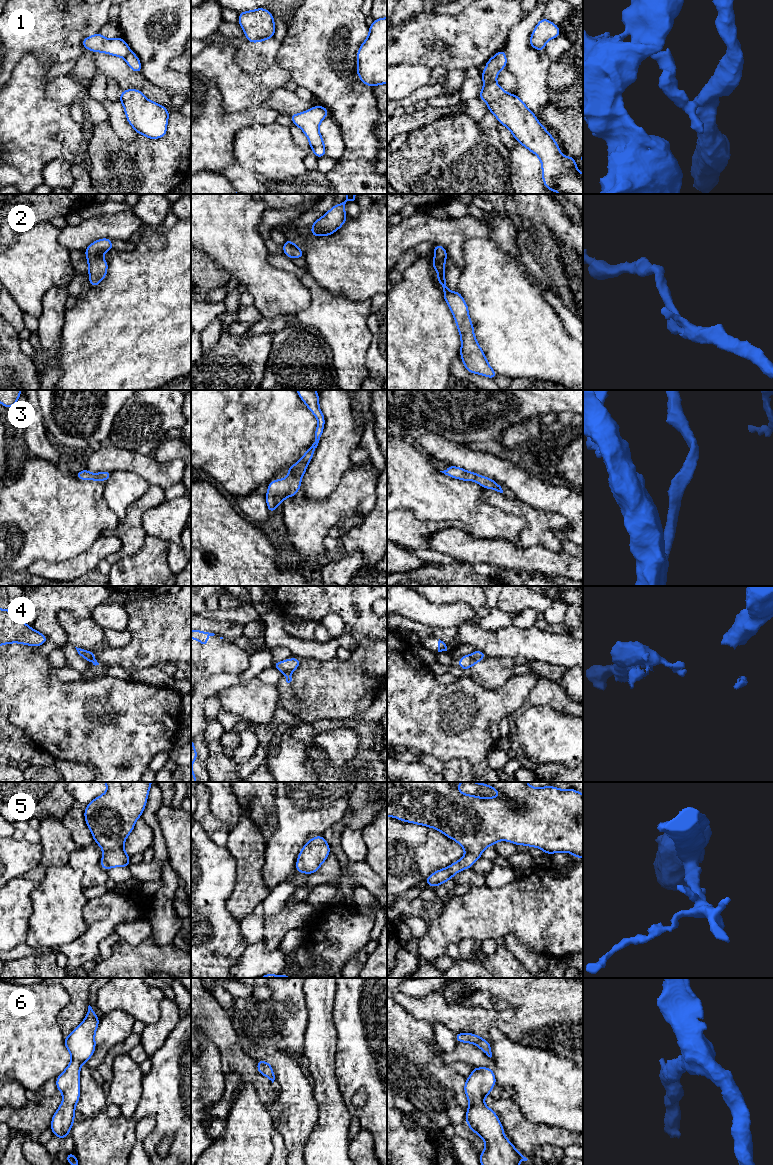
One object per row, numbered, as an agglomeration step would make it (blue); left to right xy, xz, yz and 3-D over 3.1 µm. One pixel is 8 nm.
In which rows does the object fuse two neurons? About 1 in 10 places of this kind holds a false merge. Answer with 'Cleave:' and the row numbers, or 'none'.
Cleave: 1, 4

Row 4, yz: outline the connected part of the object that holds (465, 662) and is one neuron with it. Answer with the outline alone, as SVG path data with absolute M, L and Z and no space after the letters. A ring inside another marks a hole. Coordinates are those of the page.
M464 655L464 656L462 656L460 658L460 660L458 661L457 665L459 667L461 667L462 669L468 671L468 669L472 665L472 657L471 657L471 655Z

